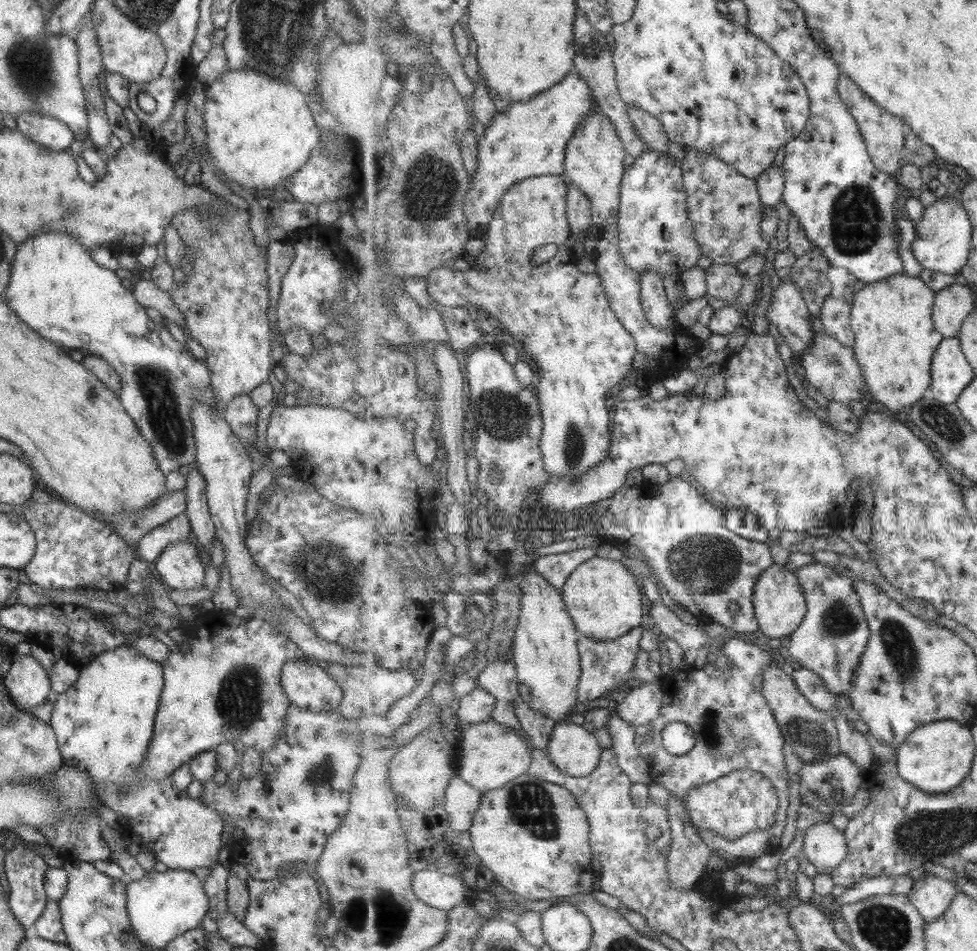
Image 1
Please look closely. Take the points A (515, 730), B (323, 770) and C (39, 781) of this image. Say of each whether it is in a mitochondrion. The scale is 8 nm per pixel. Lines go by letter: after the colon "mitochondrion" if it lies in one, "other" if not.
A: other
B: mitochondrion
C: other

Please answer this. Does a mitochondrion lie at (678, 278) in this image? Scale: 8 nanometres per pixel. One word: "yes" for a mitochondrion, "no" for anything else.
no

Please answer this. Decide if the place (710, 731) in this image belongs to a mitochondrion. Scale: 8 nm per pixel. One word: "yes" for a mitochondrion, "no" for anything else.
yes

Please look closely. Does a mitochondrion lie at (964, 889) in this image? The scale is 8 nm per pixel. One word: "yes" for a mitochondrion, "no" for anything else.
no

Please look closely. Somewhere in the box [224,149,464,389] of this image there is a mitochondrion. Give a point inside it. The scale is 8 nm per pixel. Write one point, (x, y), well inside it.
(429, 196)

